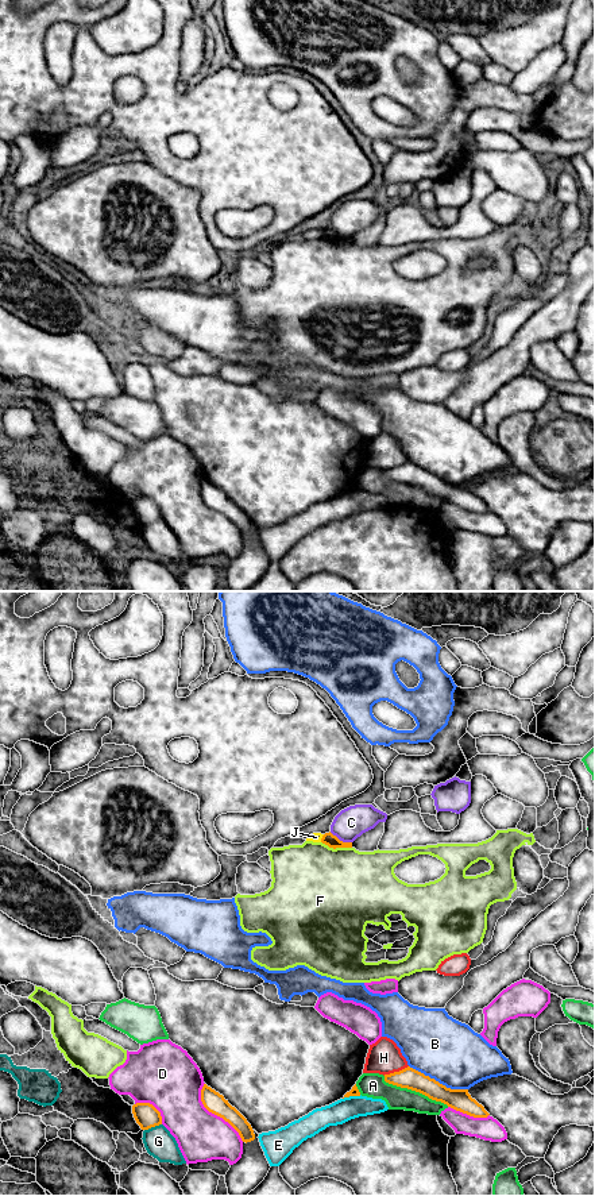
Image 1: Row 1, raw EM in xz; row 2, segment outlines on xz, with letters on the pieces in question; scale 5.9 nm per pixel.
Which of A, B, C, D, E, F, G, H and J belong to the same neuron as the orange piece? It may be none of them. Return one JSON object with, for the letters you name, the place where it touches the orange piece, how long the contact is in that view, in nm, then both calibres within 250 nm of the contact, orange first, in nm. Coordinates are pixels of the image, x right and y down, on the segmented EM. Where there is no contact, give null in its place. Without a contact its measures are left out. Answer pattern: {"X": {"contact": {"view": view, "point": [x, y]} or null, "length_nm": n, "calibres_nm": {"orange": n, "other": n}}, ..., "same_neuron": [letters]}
{"same_neuron": []}

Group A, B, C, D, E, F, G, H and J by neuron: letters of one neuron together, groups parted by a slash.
A / B / C / D / E / F / G / H / J

